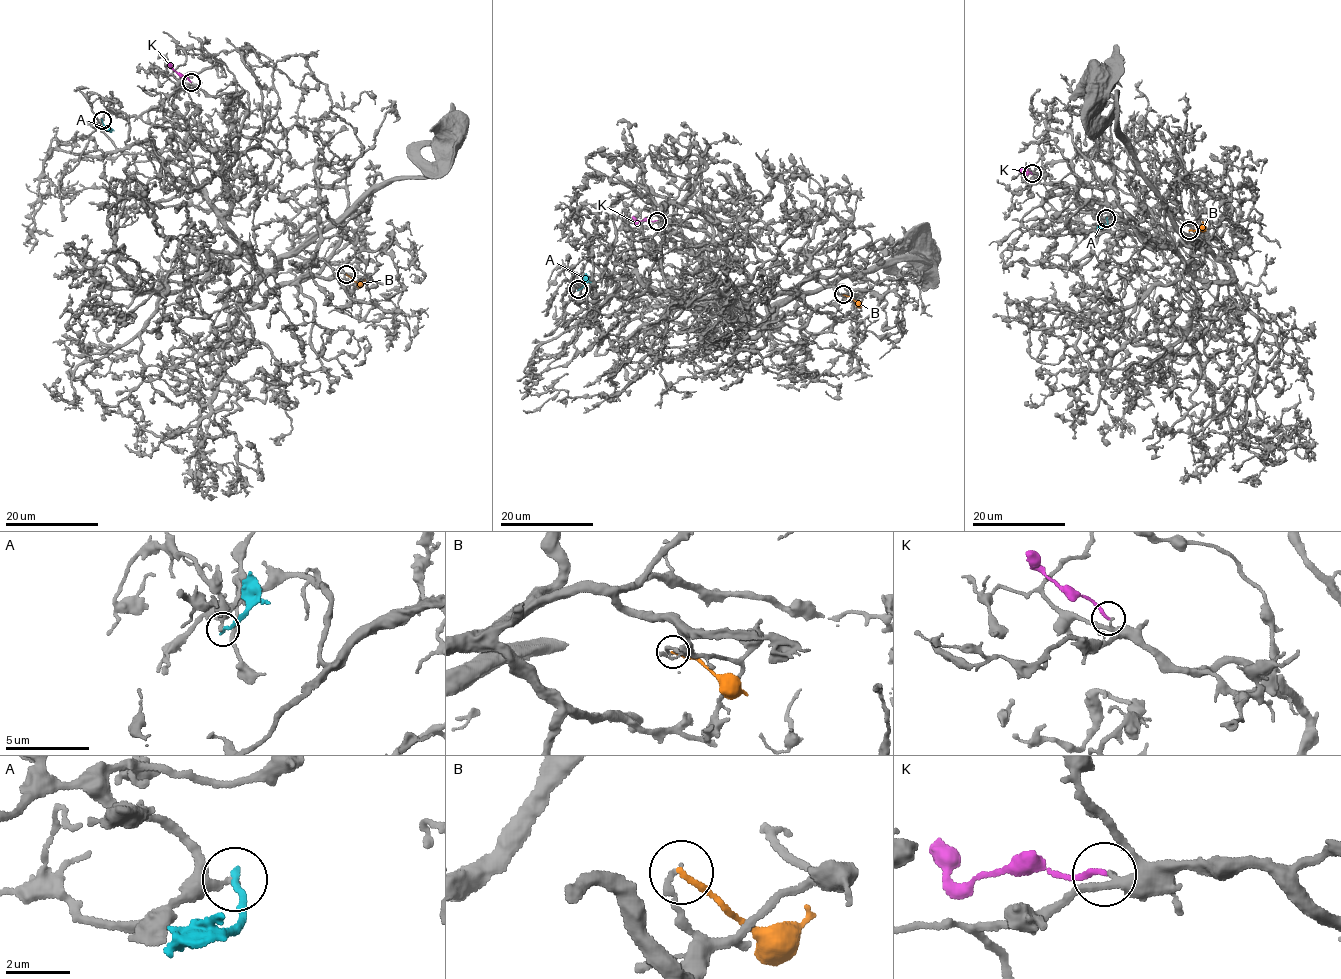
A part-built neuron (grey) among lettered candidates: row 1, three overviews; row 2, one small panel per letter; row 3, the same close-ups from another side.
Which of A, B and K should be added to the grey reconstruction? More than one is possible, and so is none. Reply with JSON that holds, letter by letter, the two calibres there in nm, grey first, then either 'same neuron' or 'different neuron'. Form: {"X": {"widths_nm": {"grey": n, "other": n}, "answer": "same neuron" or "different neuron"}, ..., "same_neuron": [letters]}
{"A": {"widths_nm": {"grey": 260, "other": 200}, "answer": "different neuron"}, "B": {"widths_nm": {"grey": 190, "other": 170}, "answer": "different neuron"}, "K": {"widths_nm": {"grey": 180, "other": 170}, "answer": "different neuron"}, "same_neuron": []}

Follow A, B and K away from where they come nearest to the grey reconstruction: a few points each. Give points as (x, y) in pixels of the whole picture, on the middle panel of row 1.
A: (578, 289), (582, 286), (586, 273)
B: (843, 295), (864, 306)
K: (657, 220), (636, 222), (632, 216)

